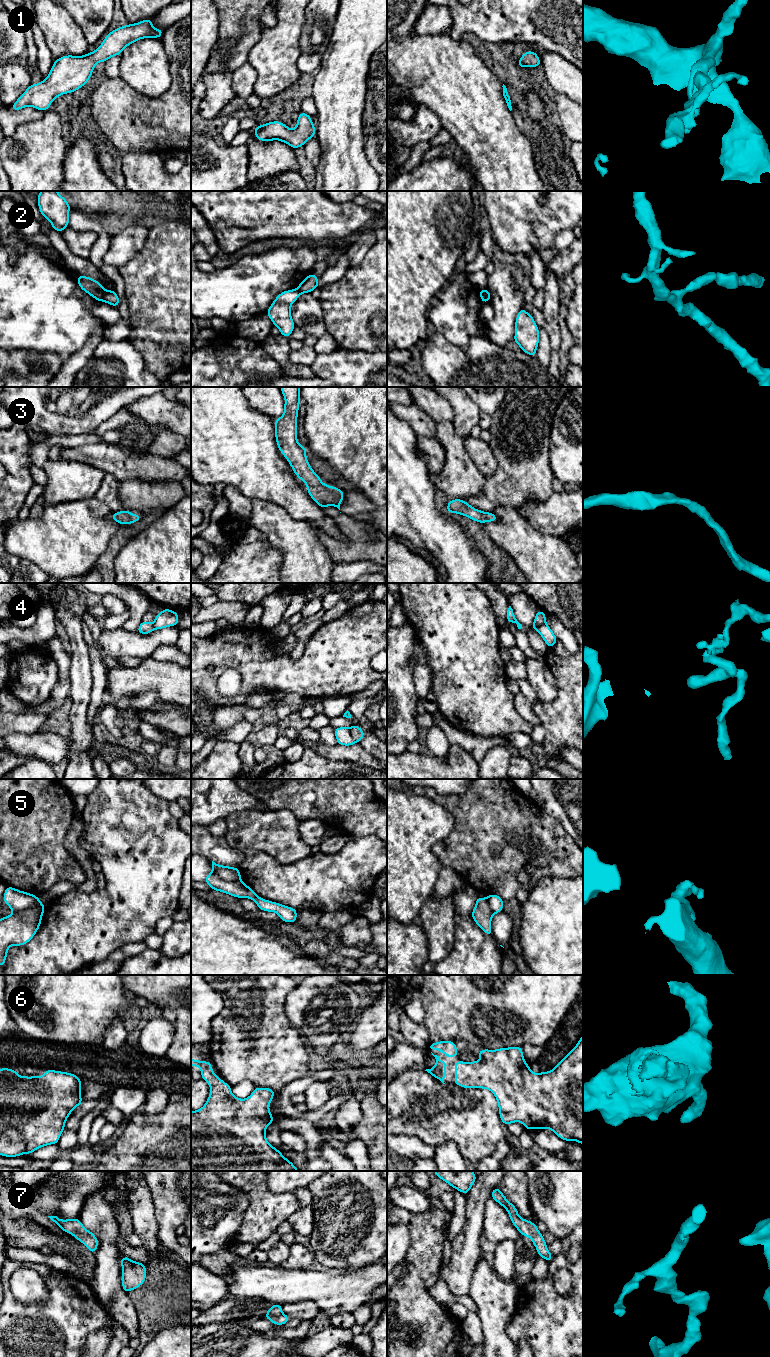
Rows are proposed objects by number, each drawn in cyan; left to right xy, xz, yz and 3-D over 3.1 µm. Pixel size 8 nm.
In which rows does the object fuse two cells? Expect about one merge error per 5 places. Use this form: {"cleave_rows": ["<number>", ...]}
{"cleave_rows": ["2", "4", "5"]}

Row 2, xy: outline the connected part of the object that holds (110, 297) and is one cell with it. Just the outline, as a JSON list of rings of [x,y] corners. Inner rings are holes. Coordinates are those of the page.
[[[104,289],[104,298],[103,301],[114,307],[118,307],[120,299],[114,290],[105,290]]]

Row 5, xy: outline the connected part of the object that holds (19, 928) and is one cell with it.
[[[32,907],[0,918],[0,966],[4,967],[10,946],[27,944],[38,931],[43,914]]]

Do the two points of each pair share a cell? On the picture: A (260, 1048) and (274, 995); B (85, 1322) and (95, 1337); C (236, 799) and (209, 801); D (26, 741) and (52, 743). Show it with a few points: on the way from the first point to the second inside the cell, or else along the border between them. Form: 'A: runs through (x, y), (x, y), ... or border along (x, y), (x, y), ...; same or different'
A: runs through (261, 1035), (261, 1026), (266, 1016), (266, 1008); same
B: border along (112, 1329), (101, 1328), (93, 1330), (83, 1346); different
C: runs through (229, 799), (216, 799); same
D: runs through (32, 743), (46, 743); same

